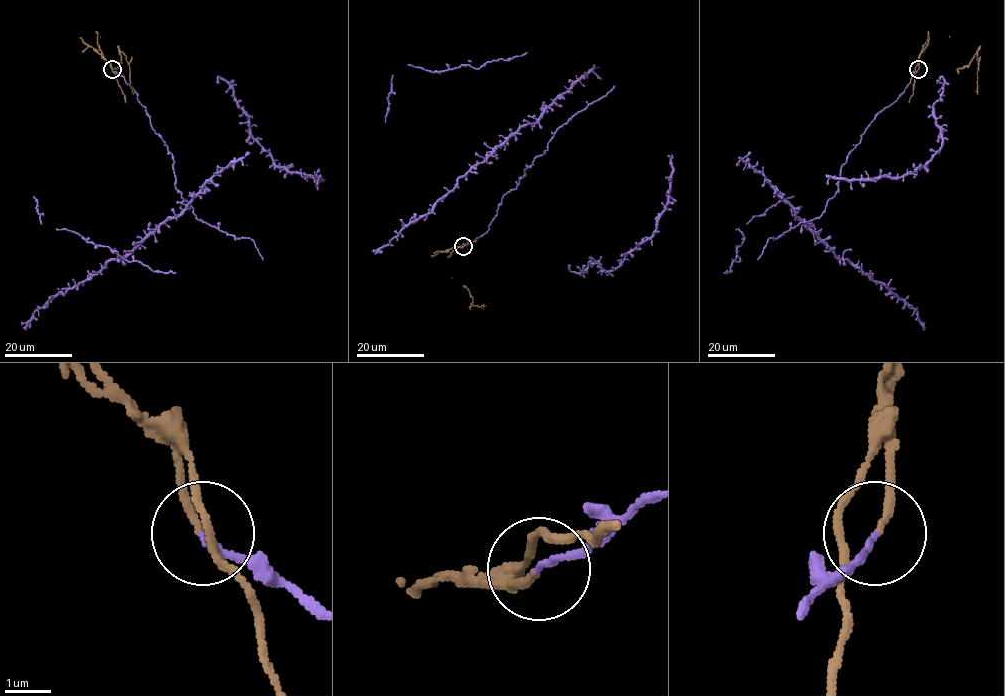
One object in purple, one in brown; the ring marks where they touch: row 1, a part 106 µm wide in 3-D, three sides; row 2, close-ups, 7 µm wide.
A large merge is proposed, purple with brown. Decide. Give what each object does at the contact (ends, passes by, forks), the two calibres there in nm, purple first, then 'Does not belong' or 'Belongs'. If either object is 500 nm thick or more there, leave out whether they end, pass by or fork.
At the ring purple ends. At the ring brown ends. Thickness 150 nm (purple) against 180 nm. Does not belong

